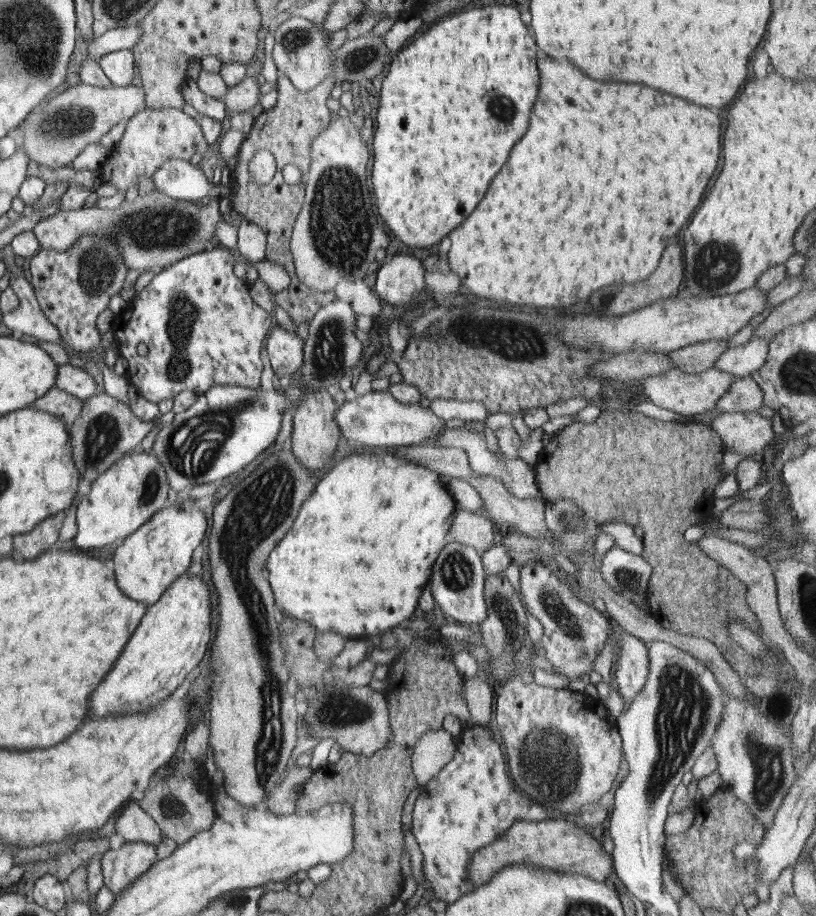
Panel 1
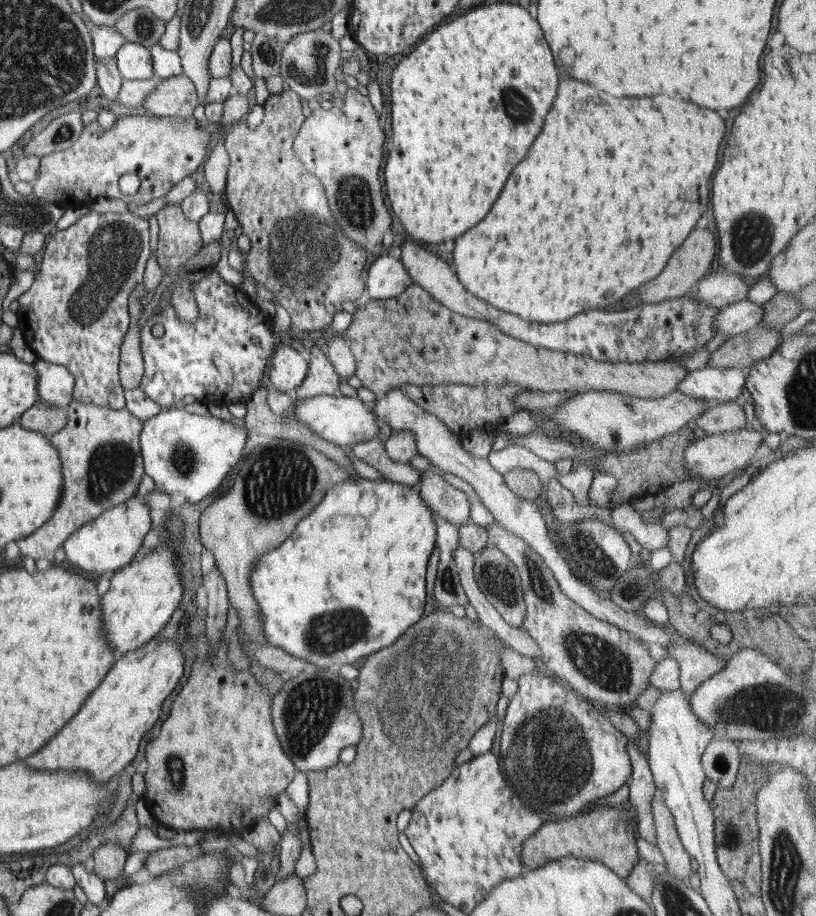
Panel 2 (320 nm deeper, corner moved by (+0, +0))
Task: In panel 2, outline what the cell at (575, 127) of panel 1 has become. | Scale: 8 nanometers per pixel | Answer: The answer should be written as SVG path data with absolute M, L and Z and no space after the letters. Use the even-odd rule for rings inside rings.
M562 80L557 92L558 96L553 102L552 110L546 116L542 132L538 134L536 142L528 150L526 158L512 170L500 198L494 202L494 206L488 212L488 216L484 218L484 222L478 222L464 236L455 240L455 249L452 252L453 269L468 292L494 304L500 310L512 312L524 320L538 320L539 323L562 322L584 312L584 310L610 306L610 304L622 300L634 288L656 278L664 270L672 252L686 240L686 236L696 226L698 218L708 208L710 178L718 166L718 152L720 152L720 144L726 134L724 120L714 110L698 108L696 104L686 102L686 100L676 100L676 98L614 98L614 96L608 96L608 94L596 90L594 86L578 82L578 80ZM648 108L670 108L670 110L662 110L662 114L658 112L656 114L658 120L650 122ZM666 114L684 114L684 118L678 116L678 120L674 120L674 124L668 128ZM650 124L656 124L652 132L648 130ZM546 250L550 250L550 252L546 252Z

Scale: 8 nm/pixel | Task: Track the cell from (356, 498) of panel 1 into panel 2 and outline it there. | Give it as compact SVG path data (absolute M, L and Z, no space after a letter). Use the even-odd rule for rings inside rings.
M348 478L340 484L335 484L328 489L324 495L324 500L312 510L310 516L306 516L294 530L294 534L287 538L274 550L262 555L251 570L251 591L258 603L259 619L265 641L269 646L276 646L284 649L284 652L291 654L292 657L312 663L312 668L324 668L325 670L336 669L342 665L353 665L364 654L378 652L381 648L389 647L397 642L402 632L416 624L424 614L424 605L426 602L426 575L427 564L432 551L437 546L437 527L434 522L434 512L427 506L420 496L418 485L406 485L394 482L390 479L368 480L366 478Z

